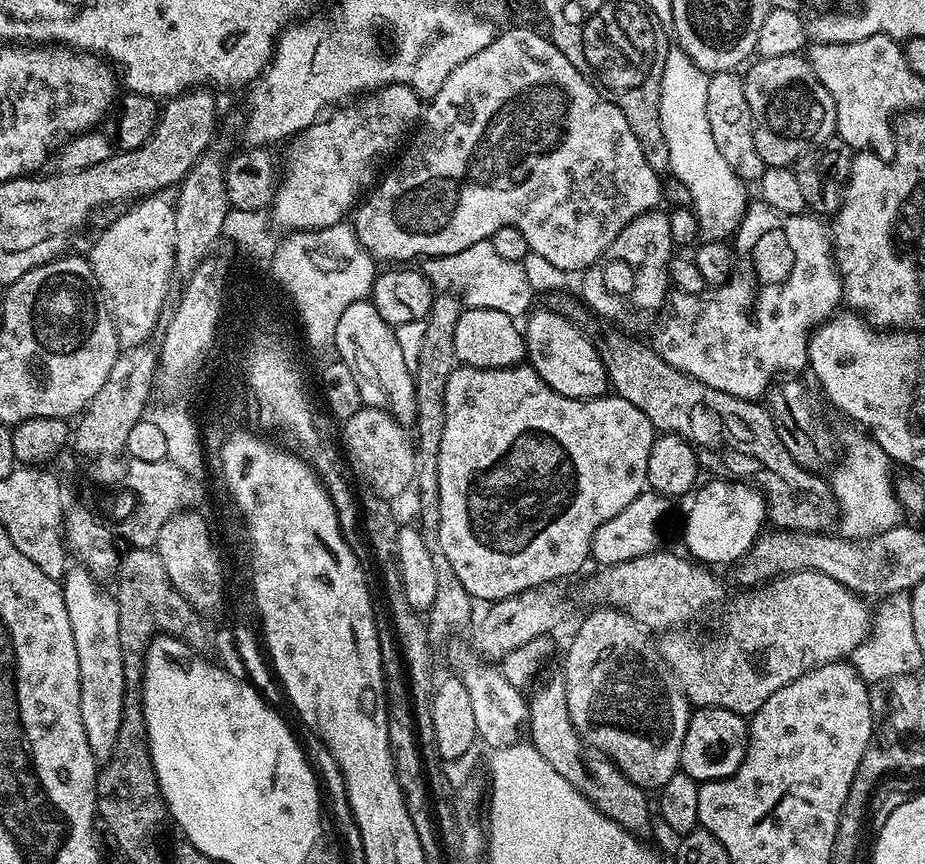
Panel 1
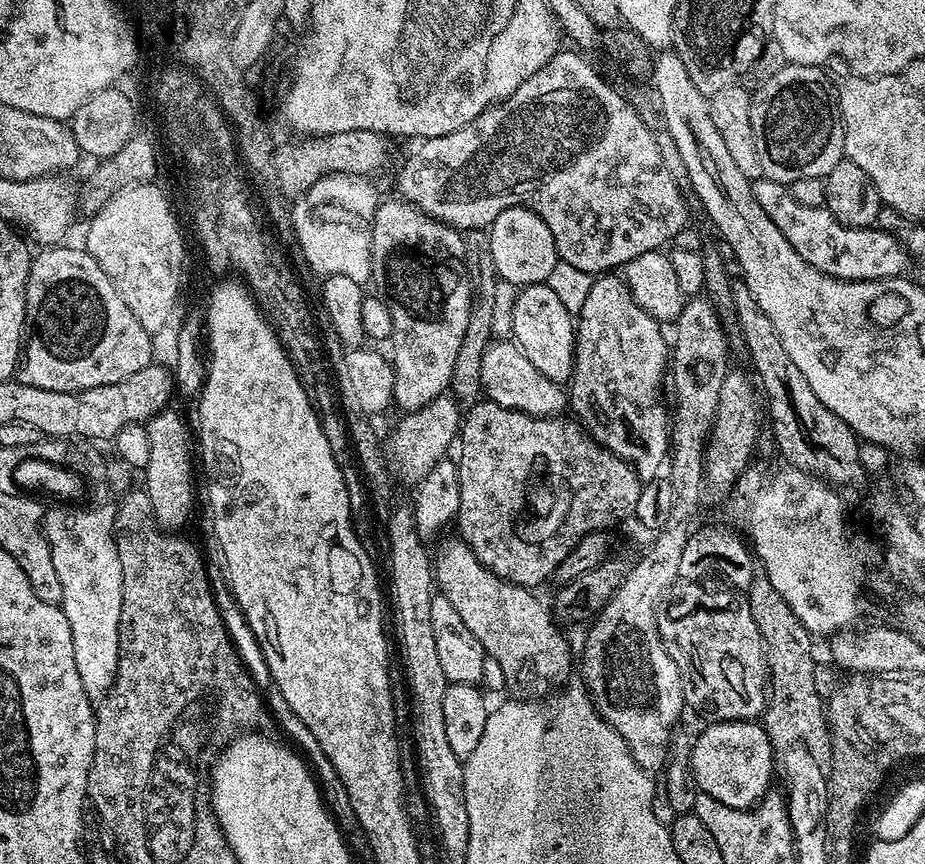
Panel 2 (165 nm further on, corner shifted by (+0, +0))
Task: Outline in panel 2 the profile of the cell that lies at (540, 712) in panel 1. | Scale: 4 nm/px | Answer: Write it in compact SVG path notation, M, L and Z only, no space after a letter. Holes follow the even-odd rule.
M452 534L449 540L442 541L436 552L434 548L434 584L439 595L448 598L454 609L458 610L459 617L474 633L474 638L482 642L485 653L501 666L504 687L509 697L536 702L565 683L563 680L572 668L574 652L570 647L569 637L560 633L559 626L552 621L551 614L544 609L544 604L535 596L535 591L504 580L482 566L468 543L456 534Z

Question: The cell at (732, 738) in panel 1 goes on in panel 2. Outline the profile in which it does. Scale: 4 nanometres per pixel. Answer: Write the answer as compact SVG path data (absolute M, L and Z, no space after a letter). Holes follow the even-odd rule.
M716 720L715 722L712 722L712 725L710 725L709 728L701 730L700 737L693 742L692 748L690 747L690 767L692 769L692 777L694 778L697 789L699 789L703 795L714 798L718 802L722 802L731 808L755 808L770 790L771 784L768 783L771 782L772 776L774 780L774 753L772 750L772 743L766 734L763 723L753 722L751 720Z

